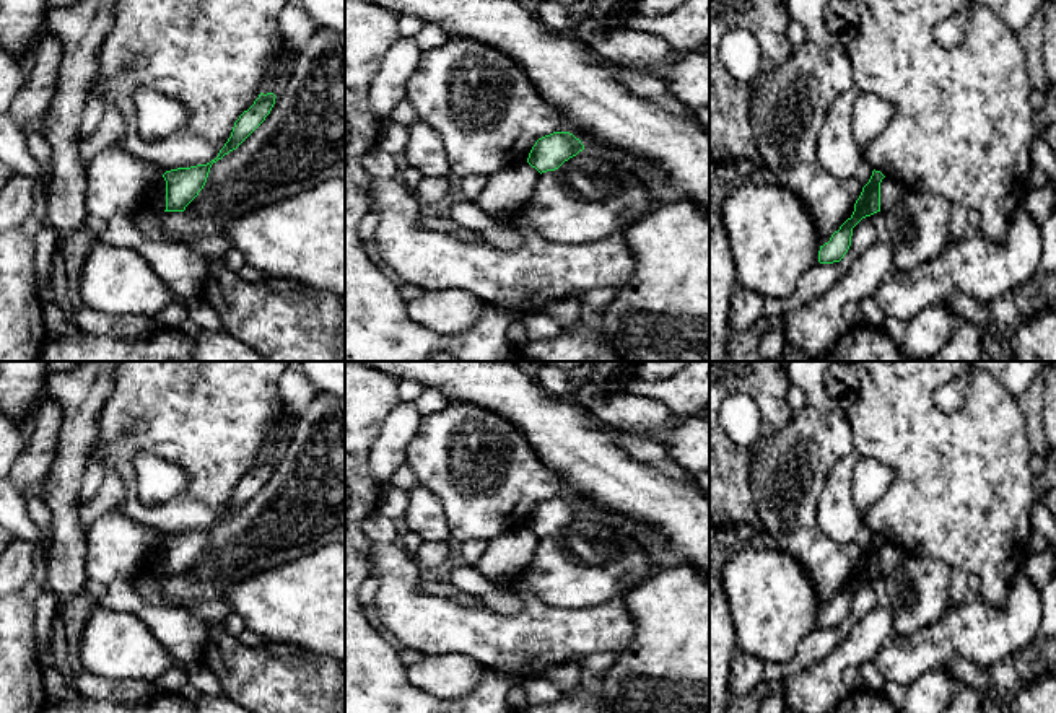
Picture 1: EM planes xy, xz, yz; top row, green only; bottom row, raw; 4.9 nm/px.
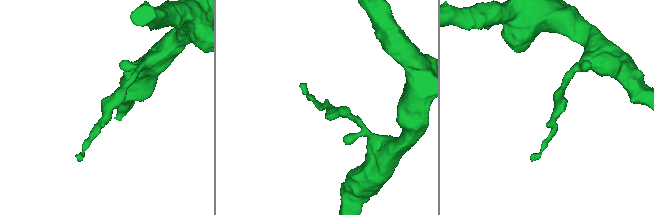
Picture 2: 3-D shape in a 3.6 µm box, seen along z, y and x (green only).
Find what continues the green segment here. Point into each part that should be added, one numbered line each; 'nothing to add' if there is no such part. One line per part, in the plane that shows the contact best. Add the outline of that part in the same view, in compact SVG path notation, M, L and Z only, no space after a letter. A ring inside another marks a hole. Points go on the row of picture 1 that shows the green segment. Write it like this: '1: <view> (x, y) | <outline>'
nothing to add

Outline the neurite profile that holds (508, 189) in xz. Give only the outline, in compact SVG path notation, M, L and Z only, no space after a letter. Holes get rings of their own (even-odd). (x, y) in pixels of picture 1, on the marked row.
M527 161L504 168L488 176L475 203L485 213L503 220L532 195L539 176L540 173Z

